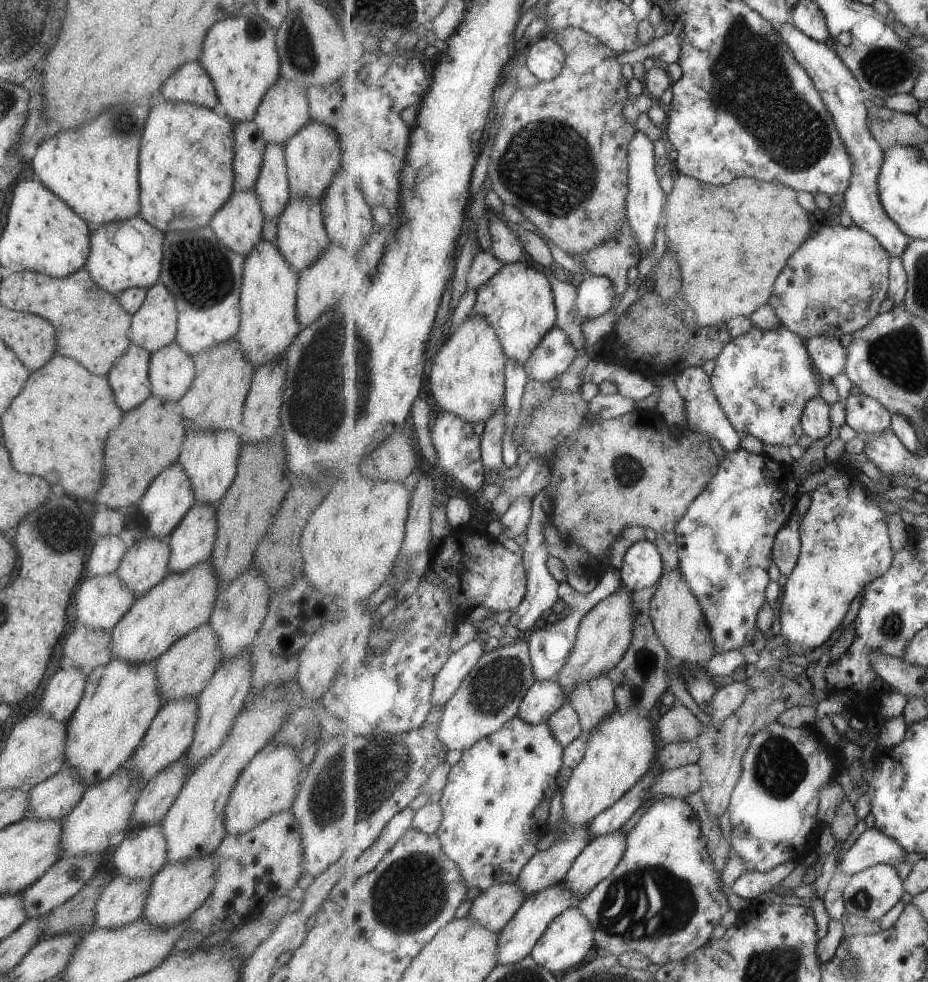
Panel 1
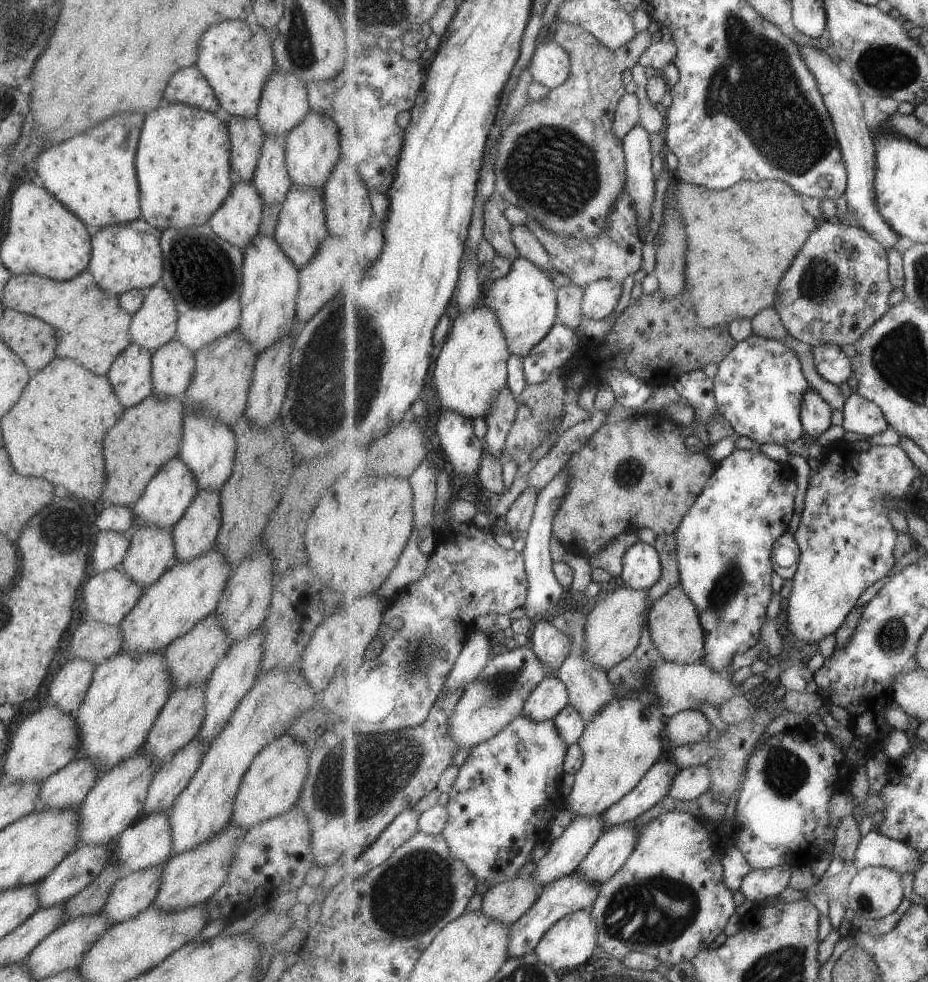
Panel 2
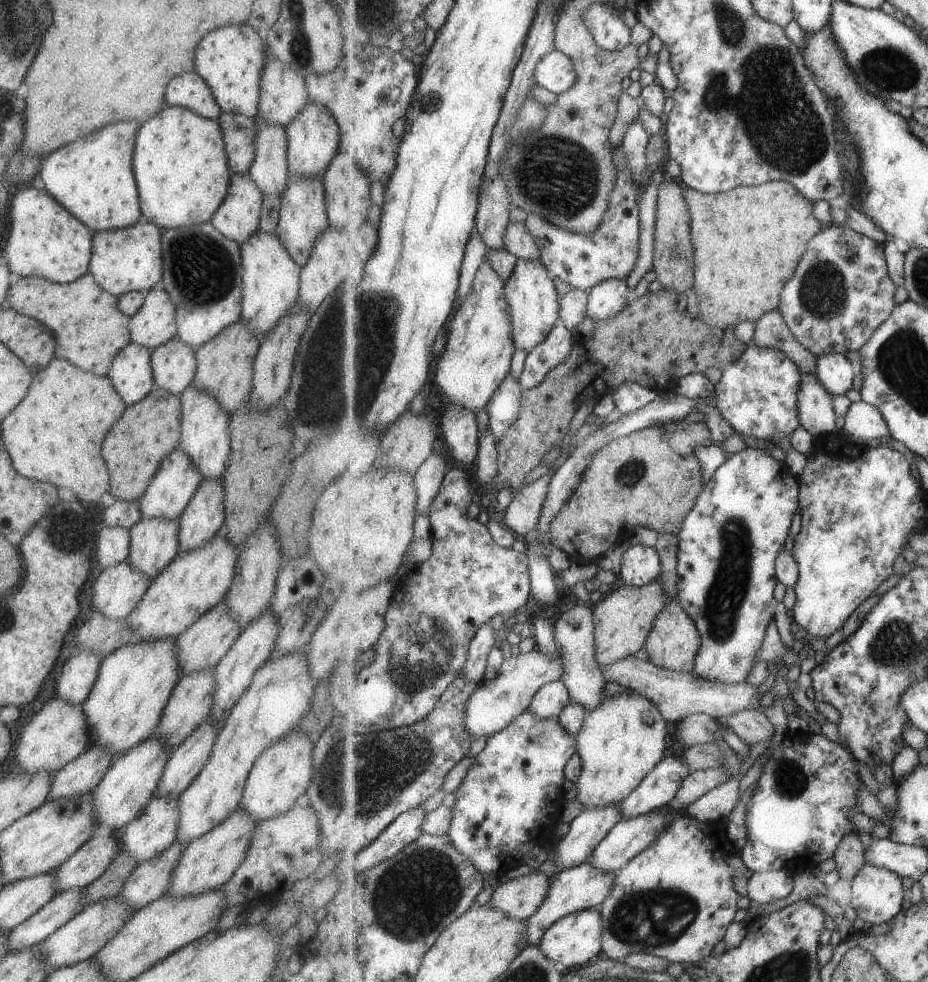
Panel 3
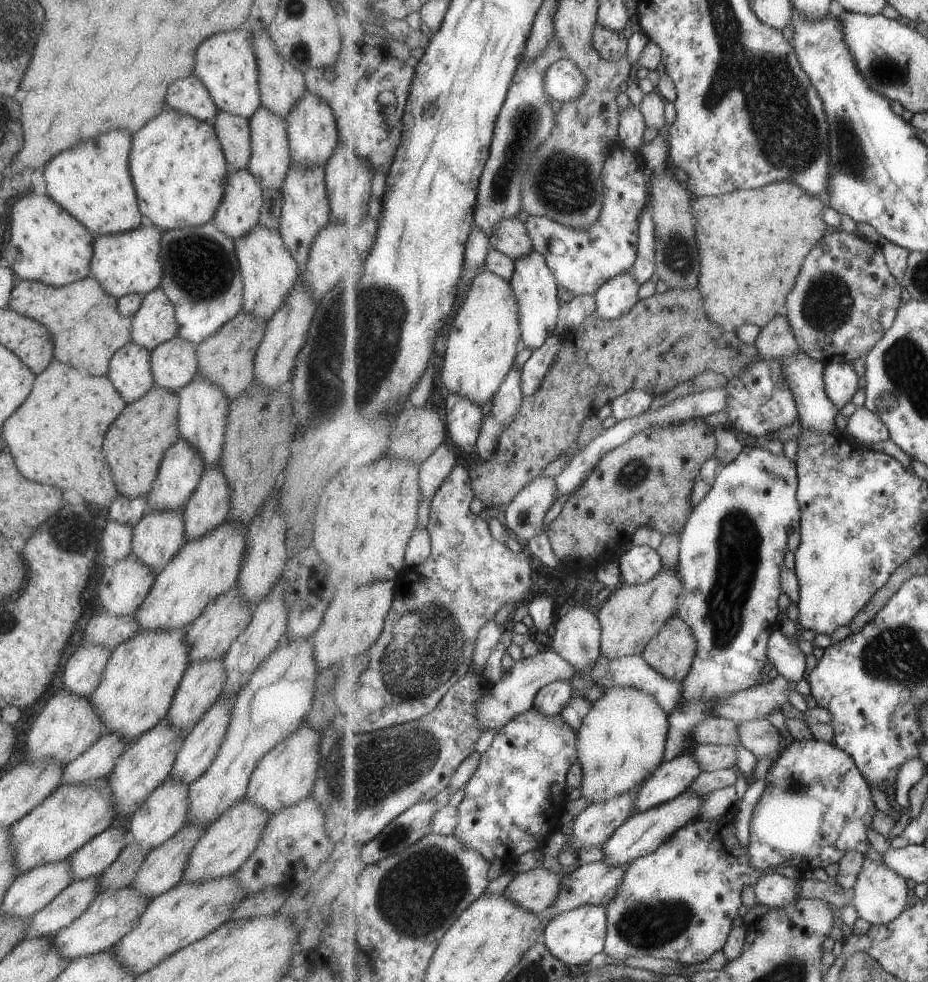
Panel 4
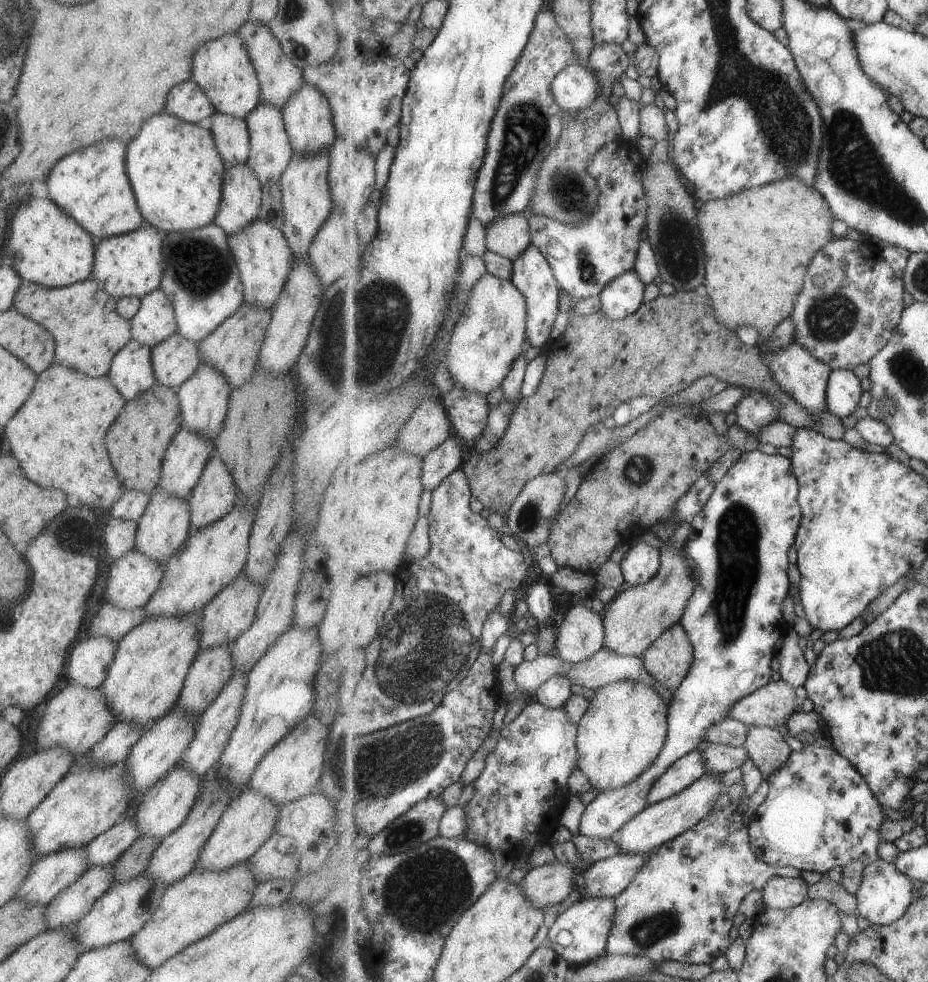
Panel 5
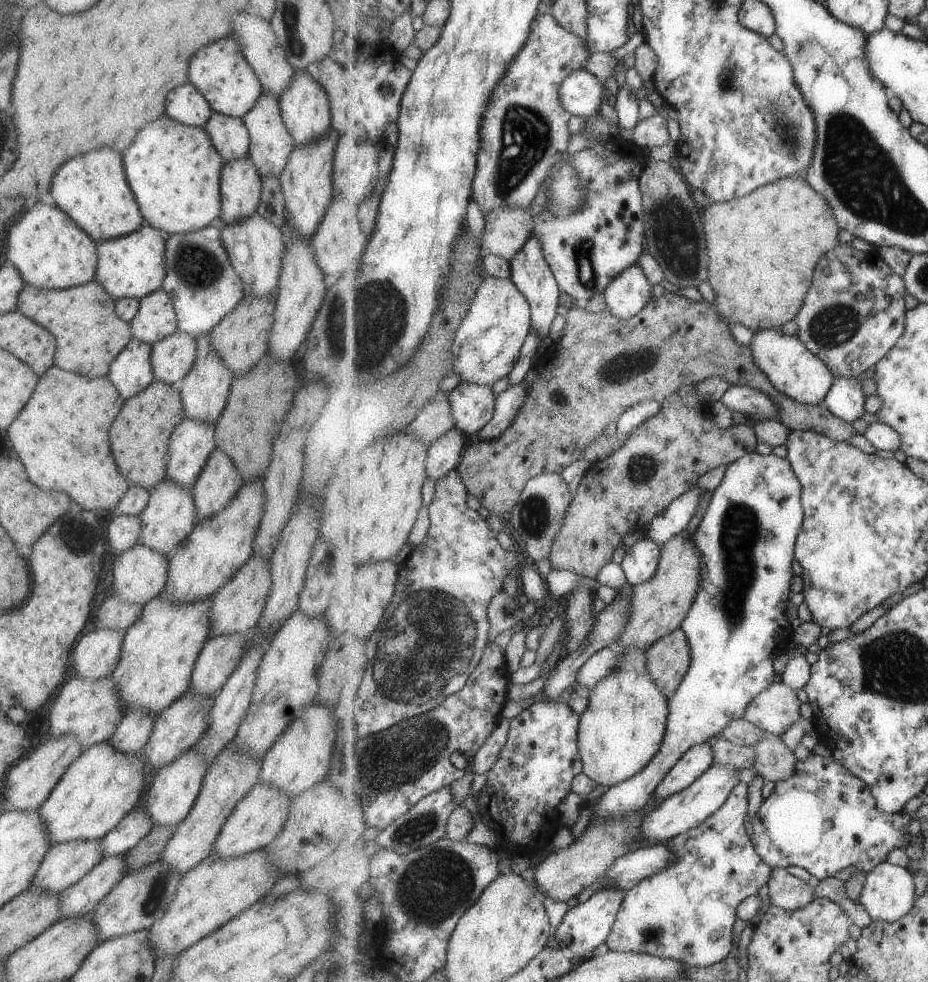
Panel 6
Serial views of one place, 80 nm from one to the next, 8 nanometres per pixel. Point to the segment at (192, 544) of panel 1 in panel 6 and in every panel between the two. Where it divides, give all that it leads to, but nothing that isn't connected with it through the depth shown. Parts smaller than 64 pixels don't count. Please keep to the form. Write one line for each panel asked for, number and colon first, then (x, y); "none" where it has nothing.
2: (195, 533)
3: (201, 519)
4: (208, 506)
5: (215, 493)
6: (219, 480)

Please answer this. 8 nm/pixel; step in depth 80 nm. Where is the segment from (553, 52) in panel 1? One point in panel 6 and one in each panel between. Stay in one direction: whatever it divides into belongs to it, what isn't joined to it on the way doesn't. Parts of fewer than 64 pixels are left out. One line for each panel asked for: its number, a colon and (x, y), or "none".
2: (551, 65)
3: (555, 72)
4: (564, 80)
5: (576, 87)
6: (582, 93)

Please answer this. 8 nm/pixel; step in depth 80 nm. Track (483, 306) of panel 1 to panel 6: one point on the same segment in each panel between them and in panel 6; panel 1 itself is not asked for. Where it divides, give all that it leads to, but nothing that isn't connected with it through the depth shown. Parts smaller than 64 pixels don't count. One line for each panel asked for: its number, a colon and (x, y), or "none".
2: (525, 301)
3: (533, 308)
4: (535, 286)
5: (533, 275)
6: (531, 272)

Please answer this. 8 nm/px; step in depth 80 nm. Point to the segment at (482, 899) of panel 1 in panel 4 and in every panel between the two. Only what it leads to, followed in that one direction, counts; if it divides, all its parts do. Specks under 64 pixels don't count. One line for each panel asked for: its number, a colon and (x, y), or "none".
2: (506, 903)
3: (520, 898)
4: (535, 890)

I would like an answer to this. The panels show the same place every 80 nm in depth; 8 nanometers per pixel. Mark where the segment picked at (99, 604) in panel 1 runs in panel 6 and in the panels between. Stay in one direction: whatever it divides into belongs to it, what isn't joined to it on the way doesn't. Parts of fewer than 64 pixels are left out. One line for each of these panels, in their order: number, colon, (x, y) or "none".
2: (108, 596)
3: (115, 592)
4: (124, 584)
5: (132, 579)
6: (138, 574)

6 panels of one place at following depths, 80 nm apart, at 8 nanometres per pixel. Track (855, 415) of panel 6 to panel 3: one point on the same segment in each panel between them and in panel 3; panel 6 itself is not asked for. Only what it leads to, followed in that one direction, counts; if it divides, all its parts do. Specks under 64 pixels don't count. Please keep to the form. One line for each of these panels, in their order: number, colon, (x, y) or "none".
3: (834, 371)
4: (842, 382)
5: (844, 391)

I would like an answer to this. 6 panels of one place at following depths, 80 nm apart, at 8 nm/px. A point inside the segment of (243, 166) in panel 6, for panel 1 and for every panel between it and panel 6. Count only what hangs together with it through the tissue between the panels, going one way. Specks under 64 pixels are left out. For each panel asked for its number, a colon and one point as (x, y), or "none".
1: (238, 223)
2: (236, 221)
3: (237, 217)
4: (239, 210)
5: (241, 191)

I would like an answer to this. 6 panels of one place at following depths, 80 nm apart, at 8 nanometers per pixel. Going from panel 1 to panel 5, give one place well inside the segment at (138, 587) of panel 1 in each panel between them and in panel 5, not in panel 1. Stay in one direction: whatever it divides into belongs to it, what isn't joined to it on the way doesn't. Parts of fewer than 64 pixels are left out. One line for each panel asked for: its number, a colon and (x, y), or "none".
2: (150, 553)
3: (153, 543)
4: (158, 536)
5: (163, 526)

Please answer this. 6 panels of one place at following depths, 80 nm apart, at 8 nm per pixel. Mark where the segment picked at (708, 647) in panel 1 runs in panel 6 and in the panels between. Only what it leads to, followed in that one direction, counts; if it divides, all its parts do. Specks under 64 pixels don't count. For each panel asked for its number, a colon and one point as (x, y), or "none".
2: (676, 626)
3: (675, 642)
4: (673, 650)
5: (670, 659)
6: (669, 659)

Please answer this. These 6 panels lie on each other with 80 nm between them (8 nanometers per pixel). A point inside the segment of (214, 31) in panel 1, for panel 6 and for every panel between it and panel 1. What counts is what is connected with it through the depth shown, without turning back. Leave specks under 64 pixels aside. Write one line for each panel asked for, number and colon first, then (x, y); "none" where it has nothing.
2: (236, 58)
3: (229, 60)
4: (225, 63)
5: (221, 68)
6: (218, 71)

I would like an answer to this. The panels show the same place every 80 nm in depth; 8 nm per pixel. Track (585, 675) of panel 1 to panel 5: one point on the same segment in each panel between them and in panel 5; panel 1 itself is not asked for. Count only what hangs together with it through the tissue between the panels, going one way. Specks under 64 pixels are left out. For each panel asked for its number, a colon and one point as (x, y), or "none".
2: (613, 631)
3: (623, 620)
4: (632, 615)
5: (639, 615)

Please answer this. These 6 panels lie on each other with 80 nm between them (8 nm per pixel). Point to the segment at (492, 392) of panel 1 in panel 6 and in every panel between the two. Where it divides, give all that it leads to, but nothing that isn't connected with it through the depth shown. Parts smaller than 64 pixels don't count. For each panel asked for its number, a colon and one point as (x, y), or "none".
2: (470, 372)
3: (478, 356)
4: (484, 341)
5: (489, 336)
6: (488, 344)

